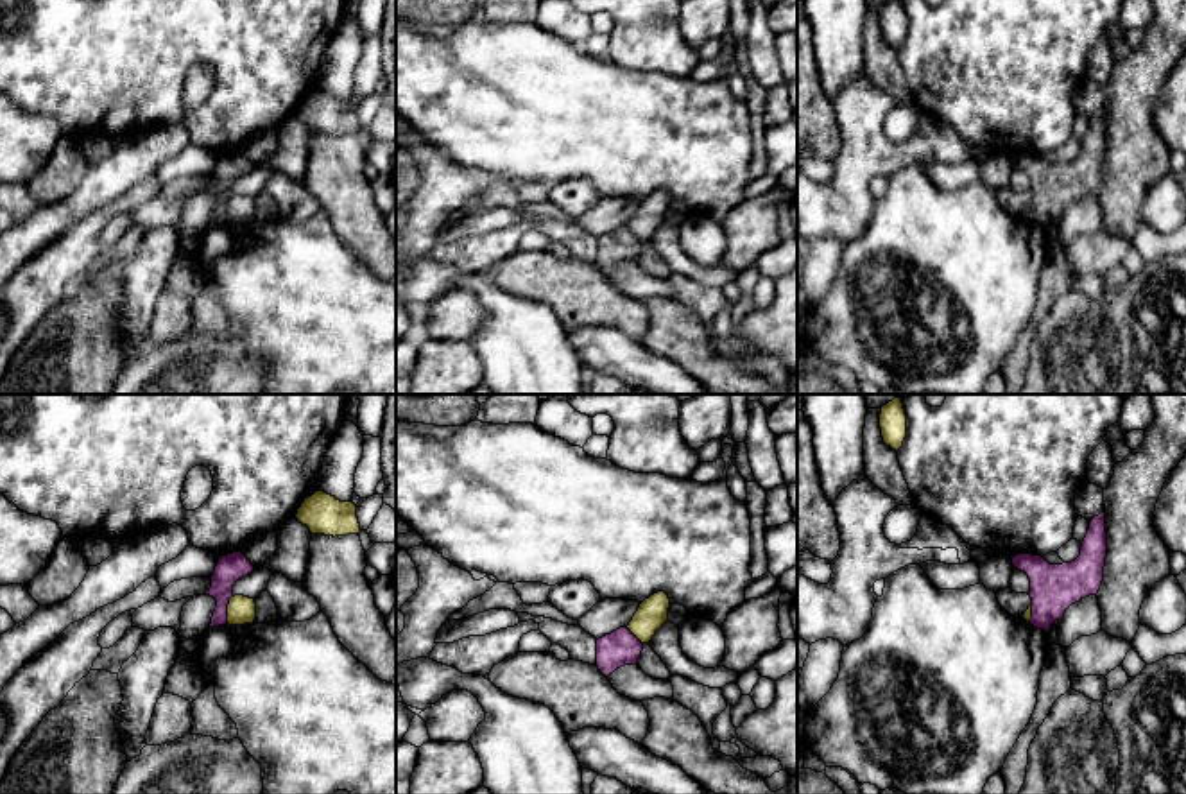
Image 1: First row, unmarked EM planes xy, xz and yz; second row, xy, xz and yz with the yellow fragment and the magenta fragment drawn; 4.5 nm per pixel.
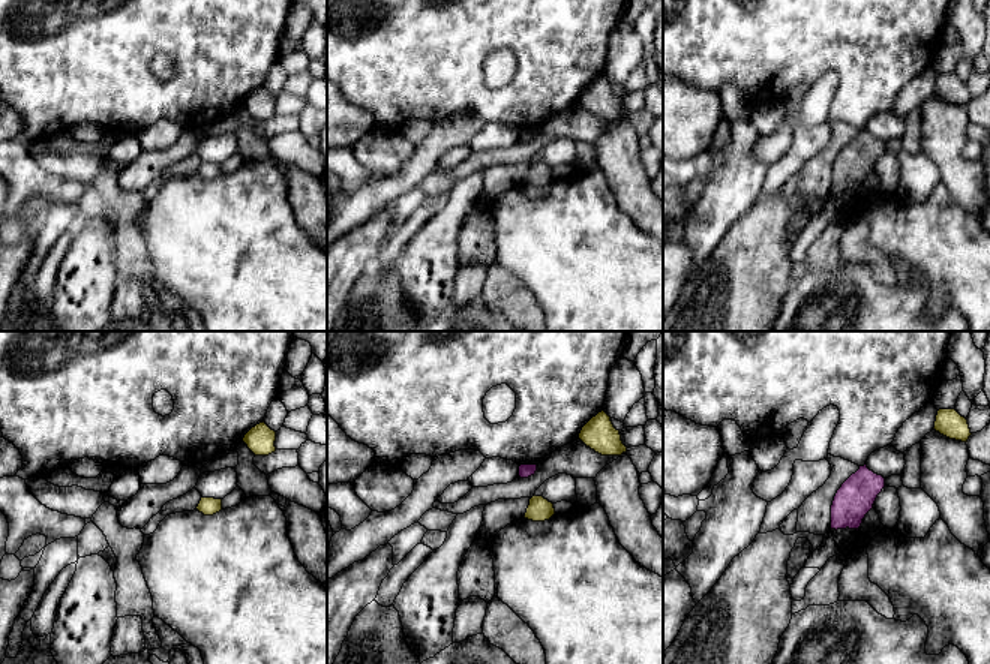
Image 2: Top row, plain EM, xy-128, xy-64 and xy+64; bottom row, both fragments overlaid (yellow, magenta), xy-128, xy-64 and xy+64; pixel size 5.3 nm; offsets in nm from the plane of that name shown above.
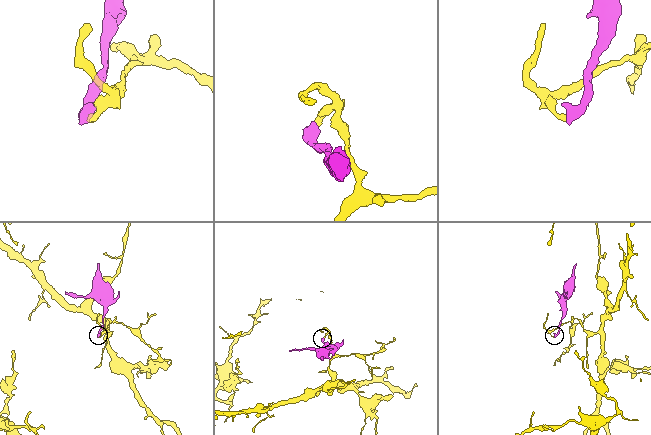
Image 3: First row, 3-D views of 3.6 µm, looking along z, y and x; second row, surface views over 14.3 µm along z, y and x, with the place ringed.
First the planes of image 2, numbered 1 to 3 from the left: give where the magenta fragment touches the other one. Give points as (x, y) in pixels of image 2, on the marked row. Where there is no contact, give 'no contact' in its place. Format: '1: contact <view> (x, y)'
1: no contact
2: no contact
3: no contact

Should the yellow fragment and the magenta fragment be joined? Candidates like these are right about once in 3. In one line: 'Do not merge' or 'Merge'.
Do not merge

